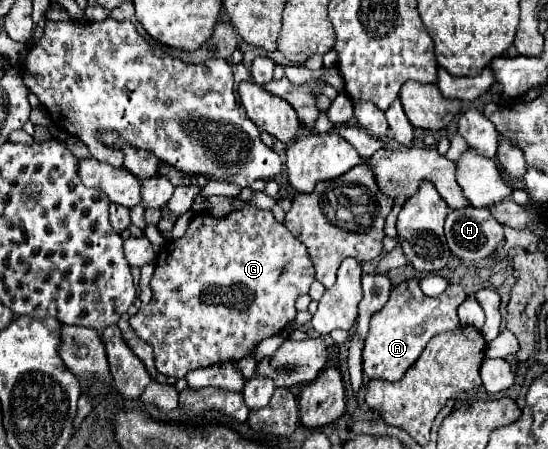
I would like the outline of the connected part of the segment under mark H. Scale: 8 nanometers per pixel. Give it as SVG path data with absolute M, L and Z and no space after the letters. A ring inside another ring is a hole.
M475 207L449 211L445 219L445 239L451 253L465 261L489 257L503 241L503 225L491 213Z

